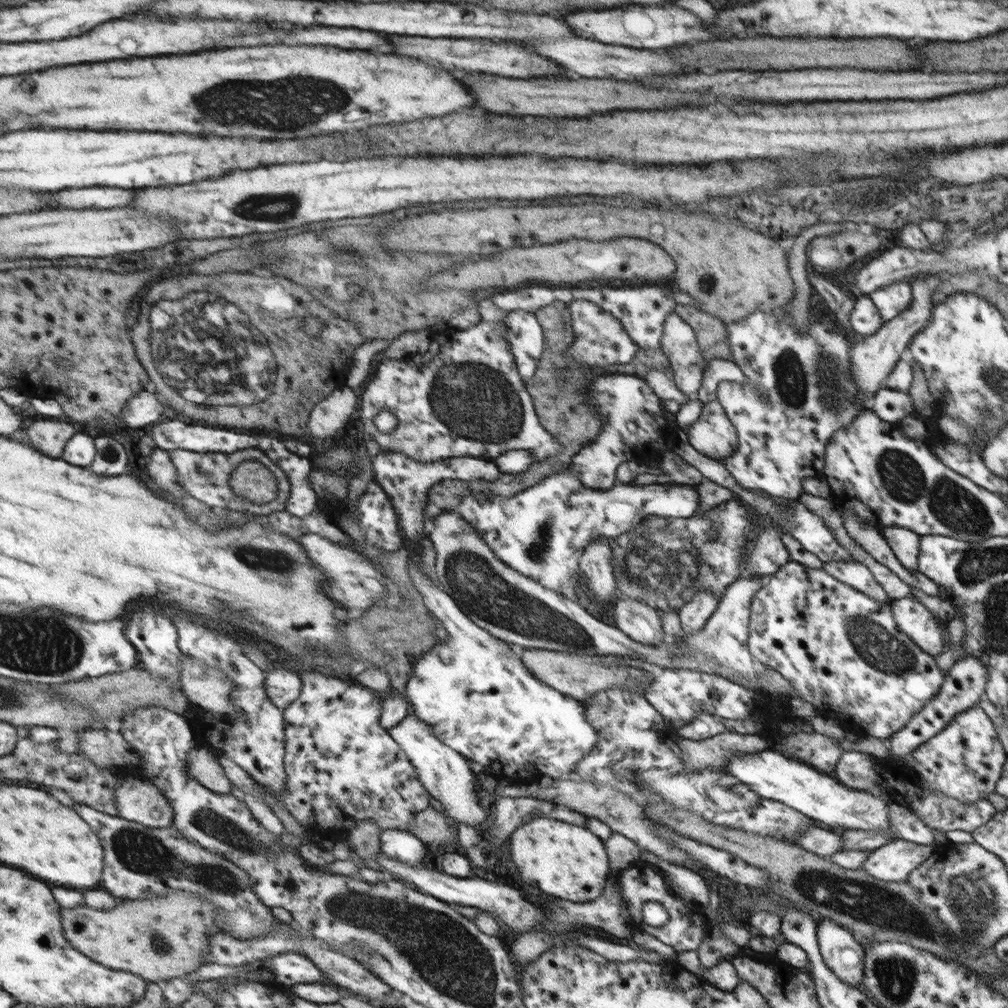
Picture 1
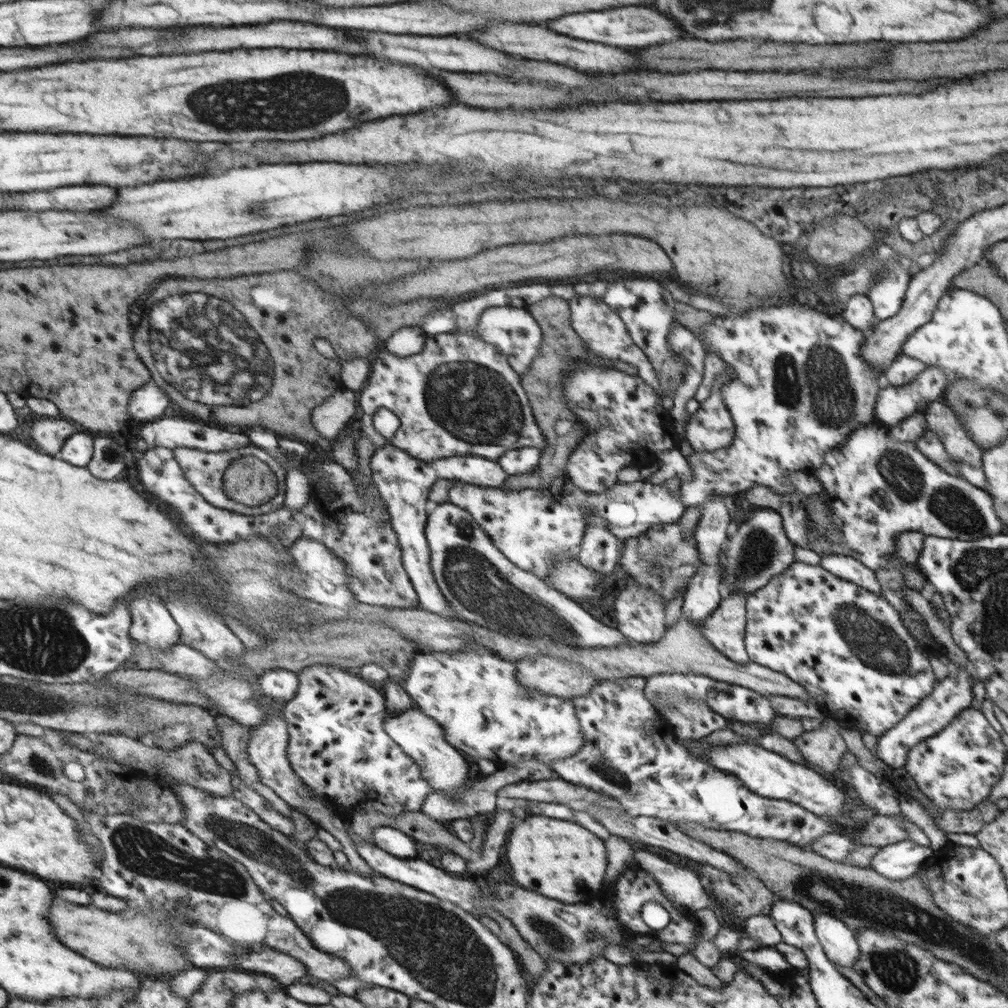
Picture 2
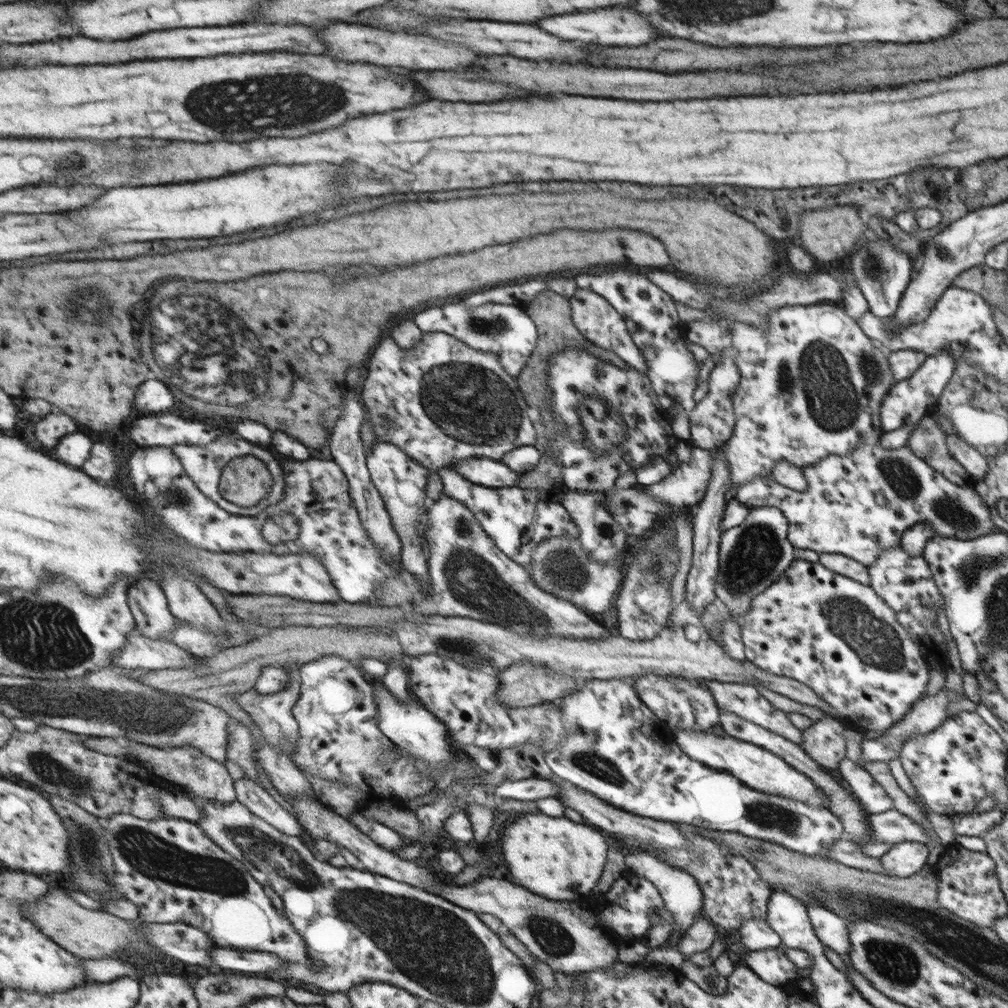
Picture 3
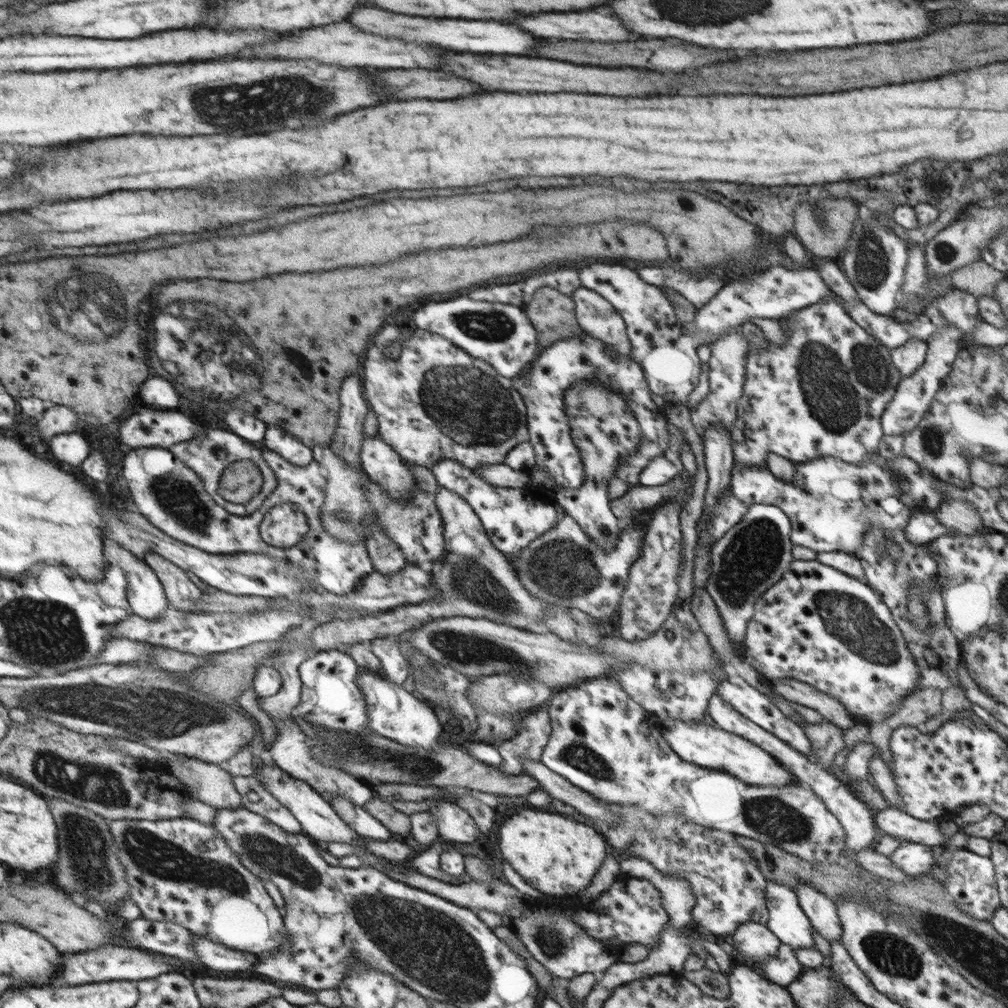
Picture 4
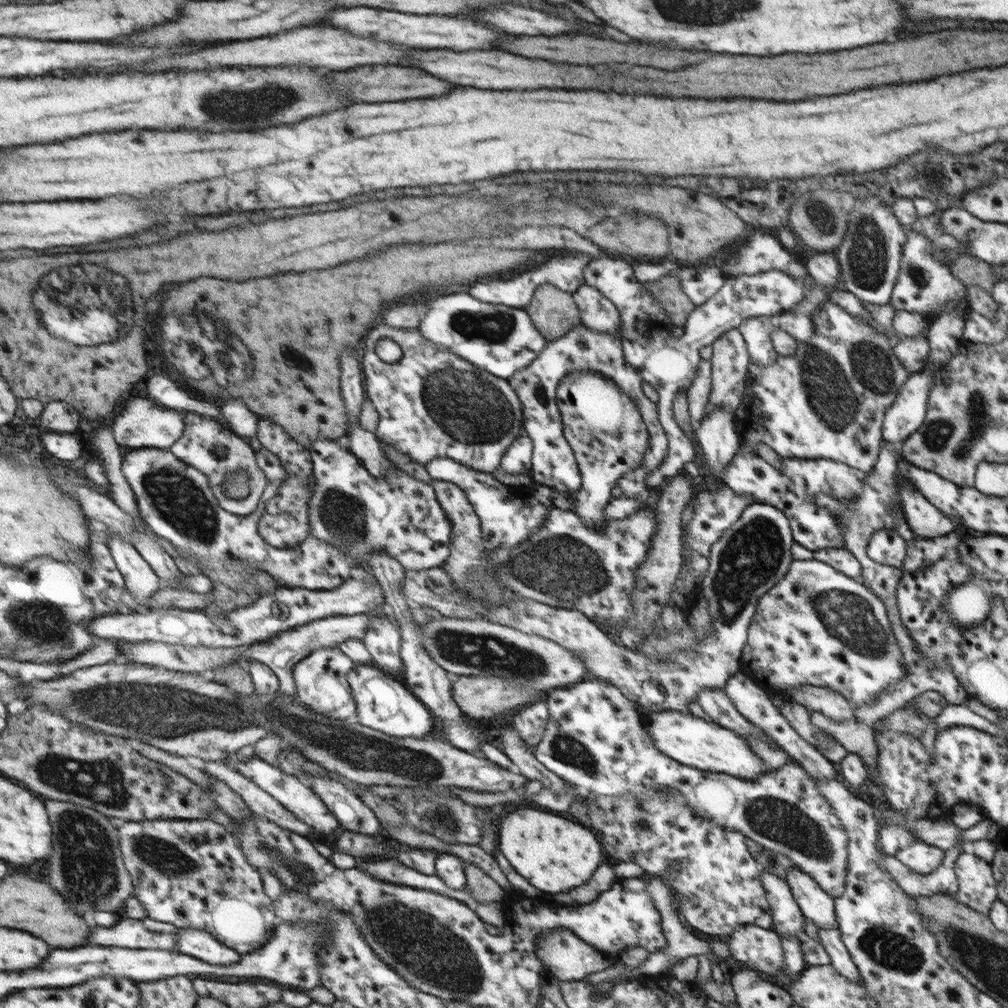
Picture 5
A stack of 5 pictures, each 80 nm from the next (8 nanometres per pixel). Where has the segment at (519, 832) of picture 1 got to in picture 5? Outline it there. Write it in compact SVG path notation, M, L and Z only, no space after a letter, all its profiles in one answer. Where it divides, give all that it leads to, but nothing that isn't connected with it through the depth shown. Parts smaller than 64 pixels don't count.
M529 808L515 810L501 820L497 848L507 856L509 864L515 864L519 876L549 894L569 892L581 886L601 862L601 846L589 830L565 818Z

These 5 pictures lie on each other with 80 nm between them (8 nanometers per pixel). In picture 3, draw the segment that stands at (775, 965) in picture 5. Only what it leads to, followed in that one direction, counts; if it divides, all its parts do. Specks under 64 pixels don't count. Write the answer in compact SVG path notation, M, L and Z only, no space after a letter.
M747 920L739 927L738 940L743 950L752 956L754 951L773 949L782 945L782 940L764 920Z

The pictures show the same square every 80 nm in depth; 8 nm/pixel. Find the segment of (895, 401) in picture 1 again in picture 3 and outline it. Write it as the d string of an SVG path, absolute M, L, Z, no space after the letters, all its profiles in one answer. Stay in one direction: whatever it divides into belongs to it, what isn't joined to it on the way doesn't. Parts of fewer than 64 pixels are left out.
M938 350L933 356L927 356L919 368L905 380L896 381L885 393L881 406L882 432L893 432L903 426L914 426L928 414L937 398L940 397L943 387L953 374L955 362L948 350Z

